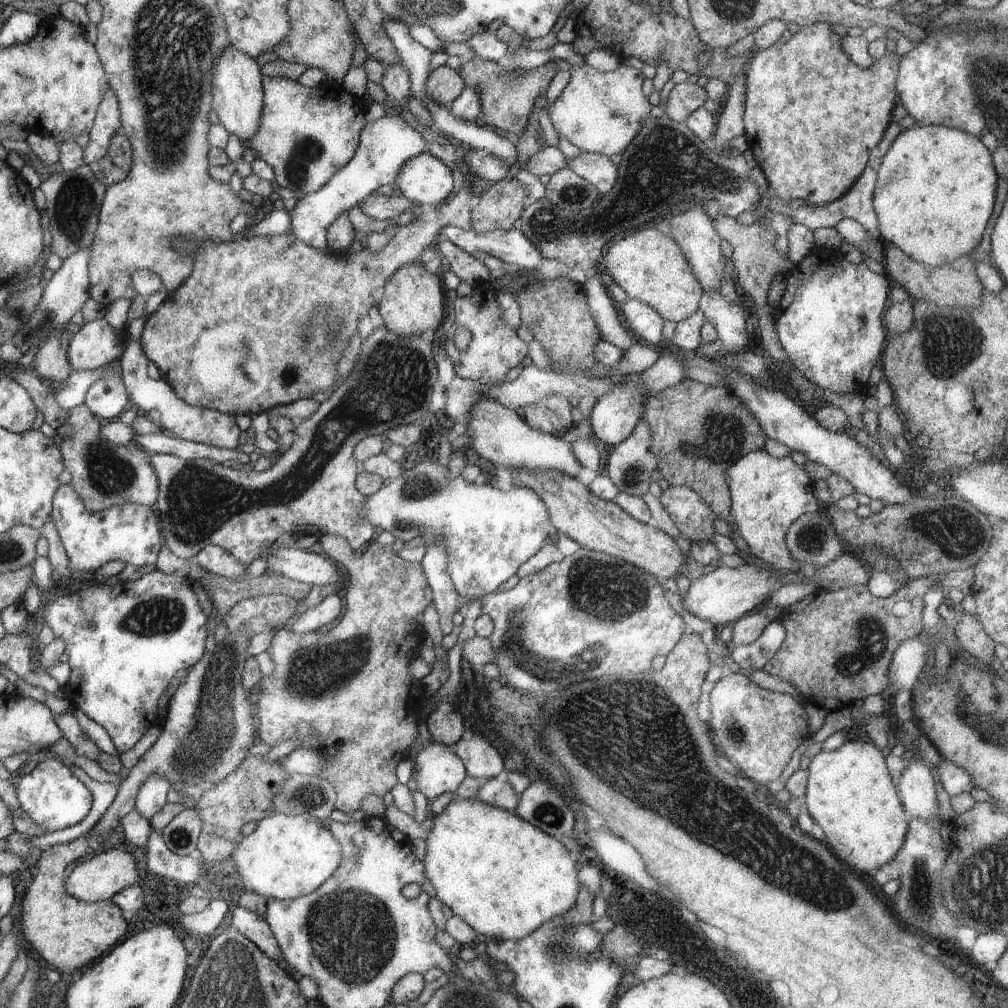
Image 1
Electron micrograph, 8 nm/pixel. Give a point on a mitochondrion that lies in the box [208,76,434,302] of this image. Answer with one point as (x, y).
(307, 151)

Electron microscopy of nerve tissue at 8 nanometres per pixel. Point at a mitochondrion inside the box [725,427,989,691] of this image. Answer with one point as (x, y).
(960, 537)

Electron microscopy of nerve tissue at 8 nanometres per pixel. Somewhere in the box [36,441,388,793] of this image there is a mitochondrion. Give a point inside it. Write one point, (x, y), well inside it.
(213, 729)

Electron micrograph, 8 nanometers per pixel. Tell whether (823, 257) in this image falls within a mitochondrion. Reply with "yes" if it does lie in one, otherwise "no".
no

